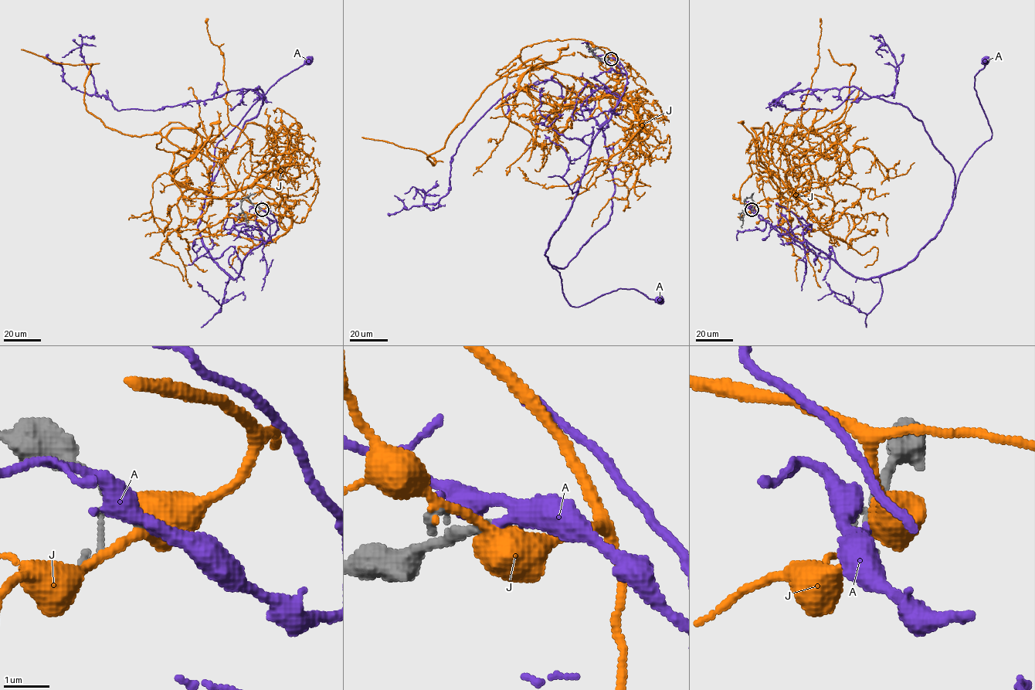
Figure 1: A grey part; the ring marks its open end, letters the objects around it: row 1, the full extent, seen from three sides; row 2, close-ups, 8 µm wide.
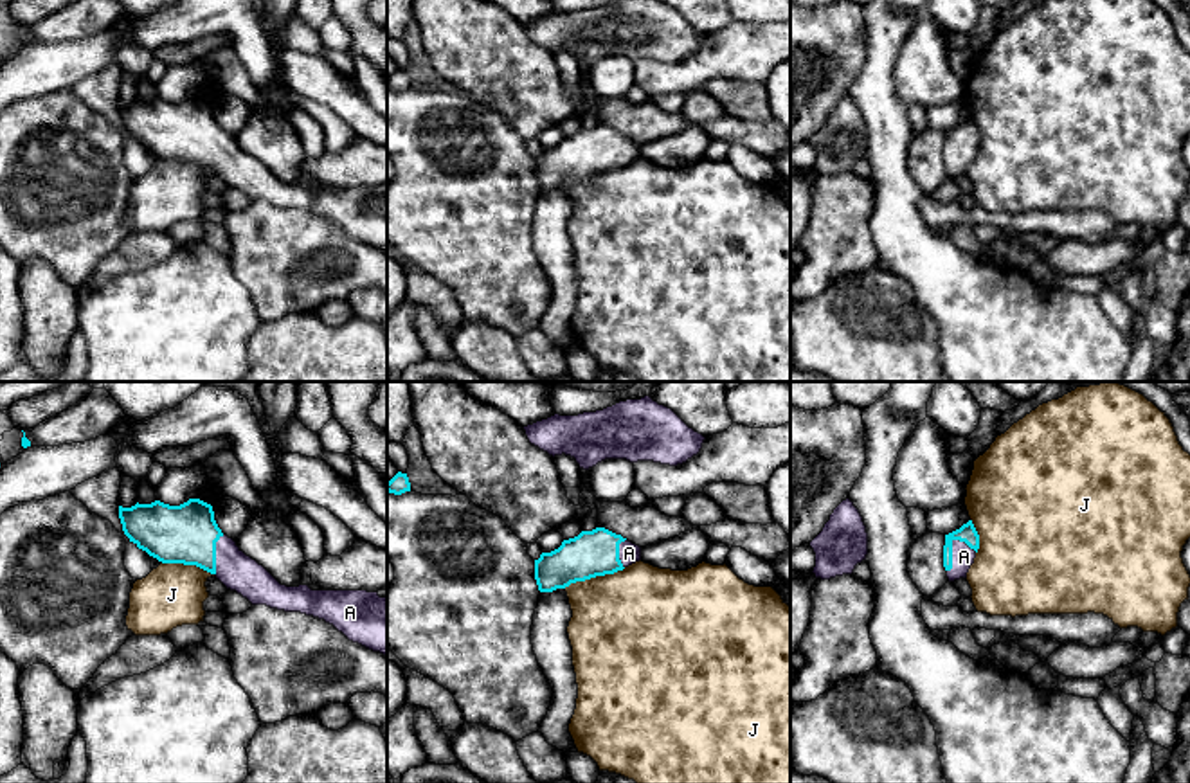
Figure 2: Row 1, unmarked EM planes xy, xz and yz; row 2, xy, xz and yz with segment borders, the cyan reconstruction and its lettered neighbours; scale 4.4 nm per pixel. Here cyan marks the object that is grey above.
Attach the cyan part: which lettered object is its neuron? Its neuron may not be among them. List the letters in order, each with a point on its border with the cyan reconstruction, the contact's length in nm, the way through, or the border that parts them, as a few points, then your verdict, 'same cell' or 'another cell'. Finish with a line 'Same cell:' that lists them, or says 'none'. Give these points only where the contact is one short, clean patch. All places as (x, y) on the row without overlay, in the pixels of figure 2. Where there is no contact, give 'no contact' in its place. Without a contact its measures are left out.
A: meets cyan in yz at (951, 143); contact 160 nm long; runs through yz (967, 130), (951, 143), (964, 153); same cell
J: meets cyan in xz at (594, 173); contact 300 nm long; another cell
Same cell: A

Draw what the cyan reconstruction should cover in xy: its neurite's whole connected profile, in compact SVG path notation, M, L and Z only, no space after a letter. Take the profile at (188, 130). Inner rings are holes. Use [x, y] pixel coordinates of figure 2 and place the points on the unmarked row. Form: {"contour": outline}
{"contour": "M200 95L180 103L137 99L131 104L119 103L119 115L130 139L158 158L196 162L252 202L324 216L349 238L387 252L387 193L281 182L221 130L211 101Z"}

